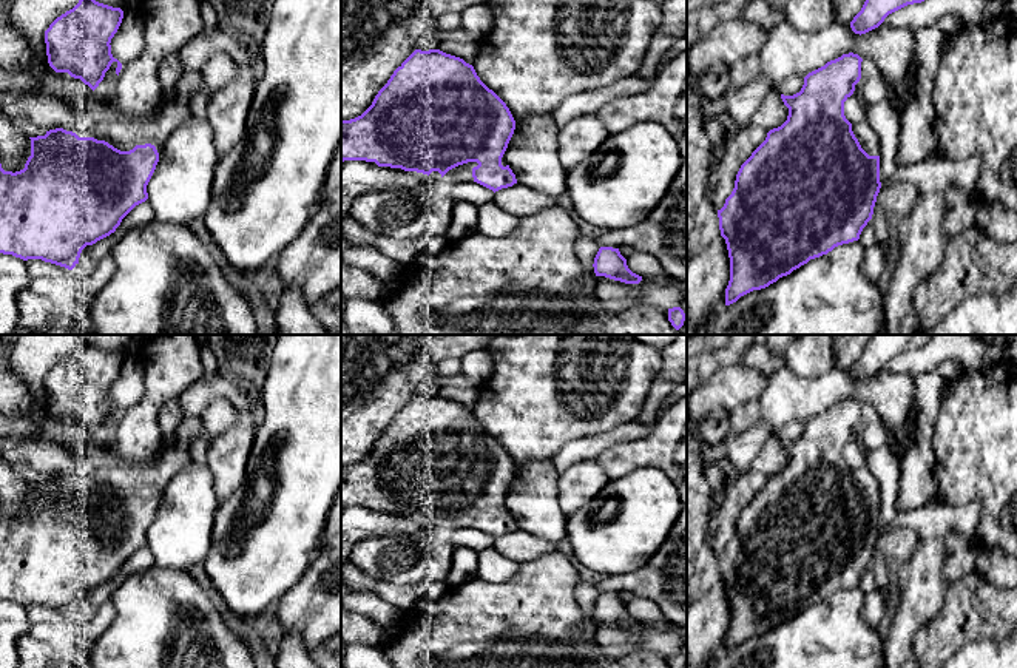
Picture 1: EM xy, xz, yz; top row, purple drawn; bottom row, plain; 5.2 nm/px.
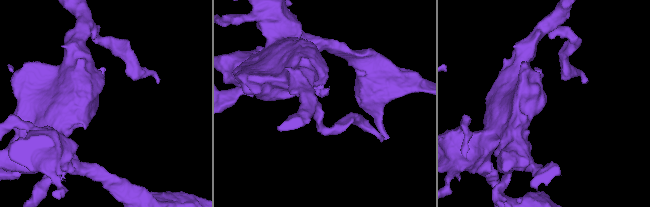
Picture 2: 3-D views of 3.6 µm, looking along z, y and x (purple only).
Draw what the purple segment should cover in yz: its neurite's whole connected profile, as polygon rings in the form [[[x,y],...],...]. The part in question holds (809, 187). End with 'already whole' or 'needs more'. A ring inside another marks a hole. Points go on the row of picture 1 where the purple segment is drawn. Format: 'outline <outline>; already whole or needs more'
outline [[[843,54],[809,73],[799,93],[781,94],[789,108],[787,120],[770,130],[765,140],[741,165],[731,194],[718,210],[721,236],[725,239],[730,258],[725,305],[753,290],[769,287],[838,245],[858,241],[863,228],[872,219],[881,188],[880,140],[867,120],[852,125],[844,116],[844,102],[853,94],[855,85],[861,79],[861,62],[858,54]]]; needs more

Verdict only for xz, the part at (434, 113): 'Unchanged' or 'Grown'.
Grown

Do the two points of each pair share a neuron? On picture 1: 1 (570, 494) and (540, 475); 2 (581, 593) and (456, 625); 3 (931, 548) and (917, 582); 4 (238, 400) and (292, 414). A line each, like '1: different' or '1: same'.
1: different
2: different
3: same
4: different

